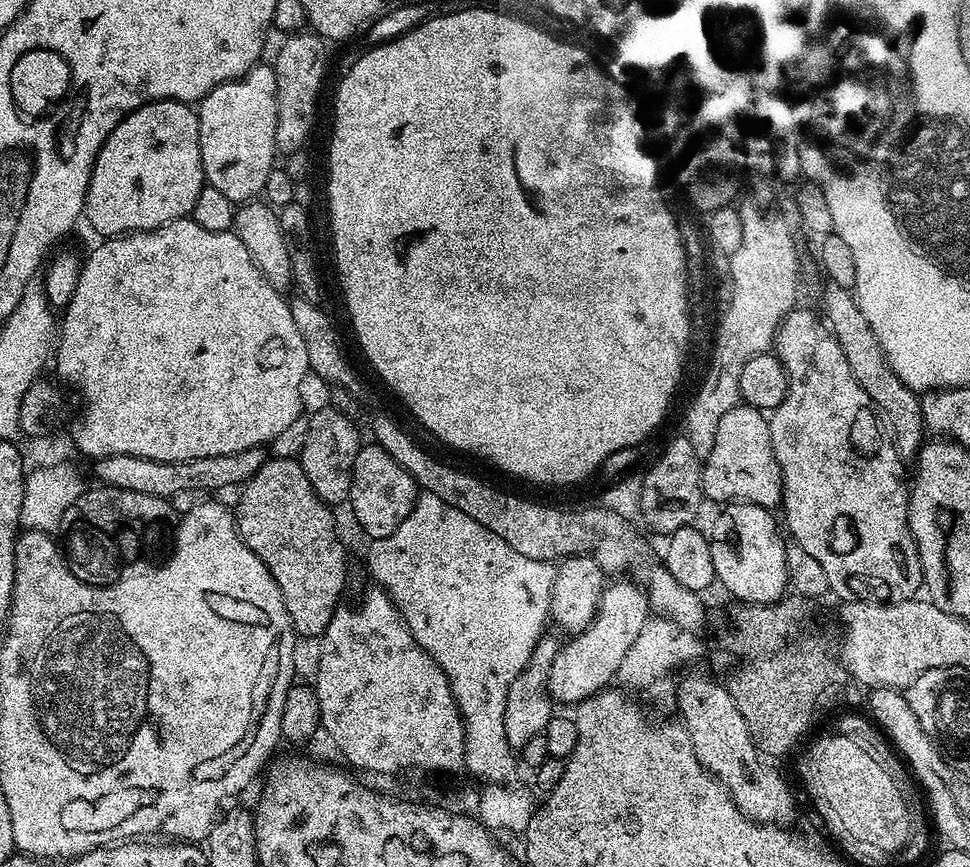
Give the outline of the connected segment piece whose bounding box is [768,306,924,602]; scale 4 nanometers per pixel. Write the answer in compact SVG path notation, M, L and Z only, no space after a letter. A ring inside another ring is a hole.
M803 306L789 312L780 324L774 352L783 359L788 379L786 398L782 398L779 406L772 409L768 421L770 442L782 474L782 524L786 532L788 527L787 535L802 546L802 550L807 550L813 558L822 562L829 589L837 592L841 601L853 599L852 579L855 576L885 584L893 601L913 599L919 593L916 591L921 591L924 575L908 525L910 488L906 483L906 472L904 476L905 461L897 454L891 435L872 407L872 399L866 390L862 390L862 386L858 386L858 382L854 382L850 362L846 362L846 354L842 354L842 346L838 346L831 328ZM839 520L849 520L856 531L856 545L849 552L835 552L832 549L832 527Z

